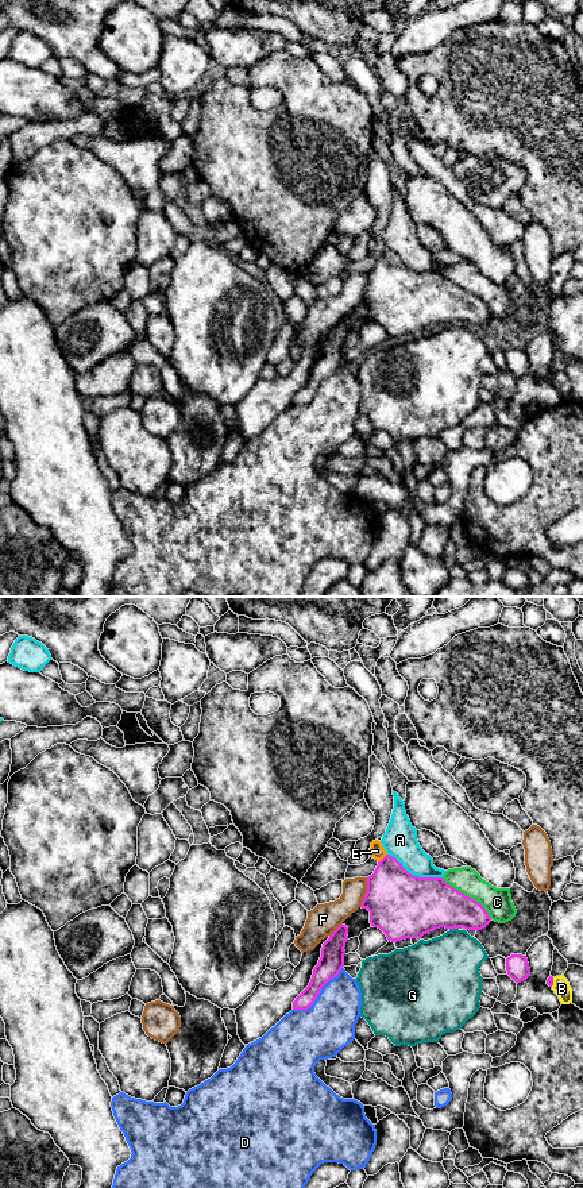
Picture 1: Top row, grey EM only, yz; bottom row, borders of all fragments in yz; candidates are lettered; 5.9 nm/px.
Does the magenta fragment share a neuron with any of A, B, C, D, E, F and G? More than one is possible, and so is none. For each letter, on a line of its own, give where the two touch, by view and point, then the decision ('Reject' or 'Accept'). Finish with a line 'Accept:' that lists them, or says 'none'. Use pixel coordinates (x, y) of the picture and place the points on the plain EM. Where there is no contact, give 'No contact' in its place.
A: Touches magenta at yz (413, 270). Reject
B: Touches magenta at yz (552, 377). Reject
C: Touches magenta at yz (468, 292). Reject
D: Touches magenta at yz (319, 388). Reject
E: Touches magenta at yz (383, 253). Reject
F: Touches magenta at yz (366, 288). Reject
G: Touches magenta at yz (454, 323). Reject
Accept: none

